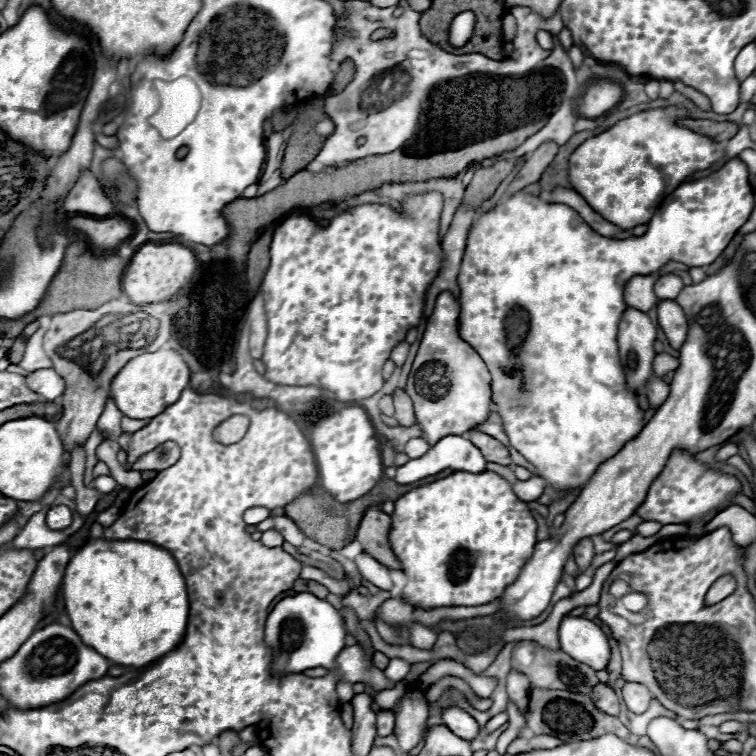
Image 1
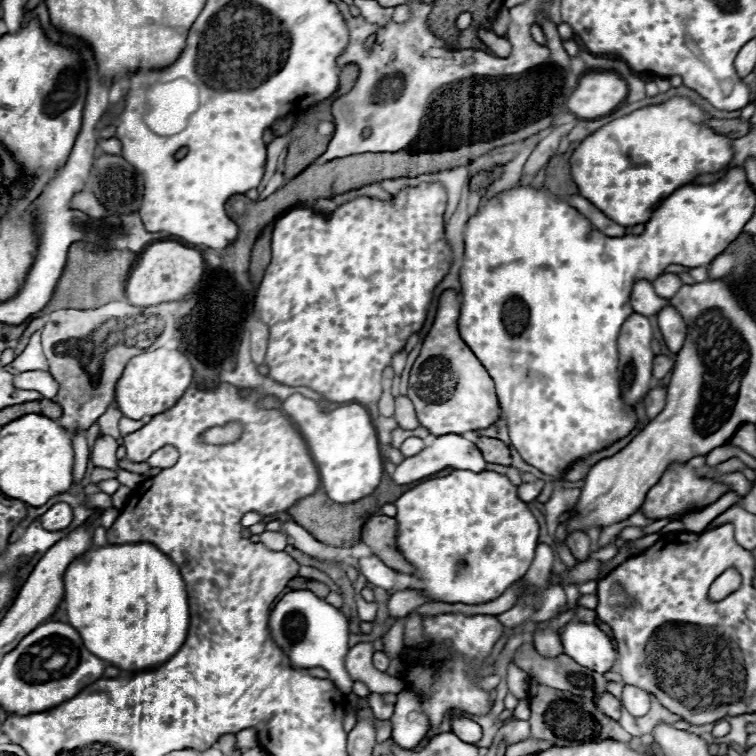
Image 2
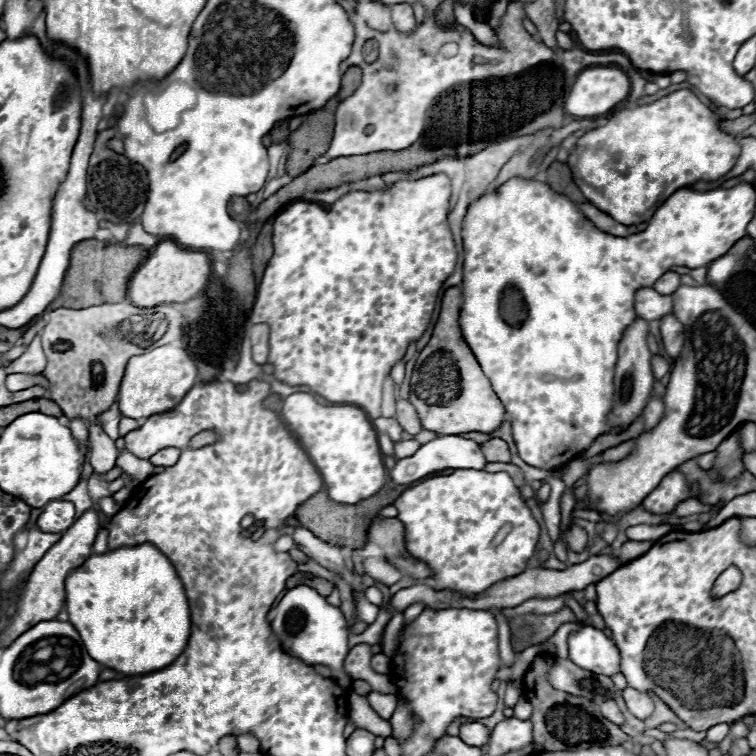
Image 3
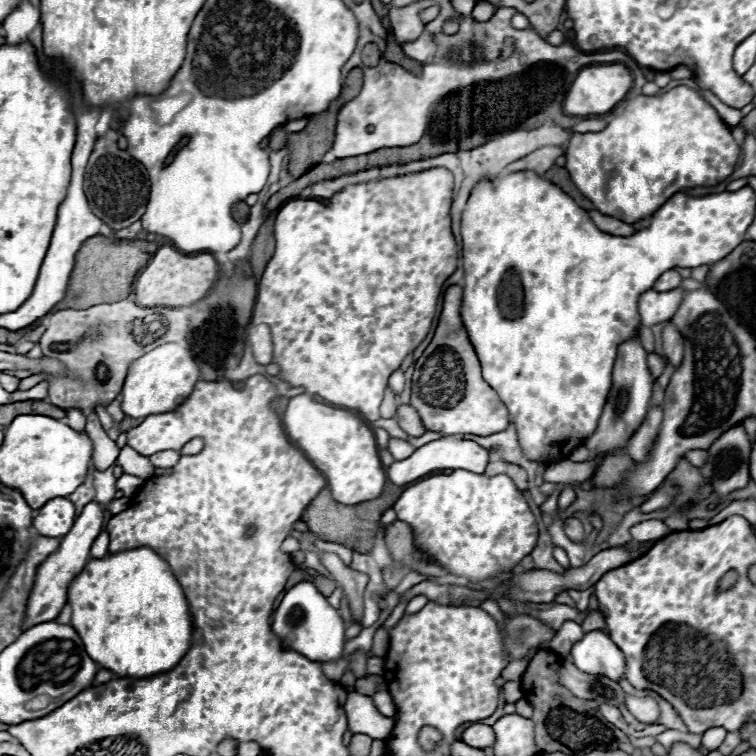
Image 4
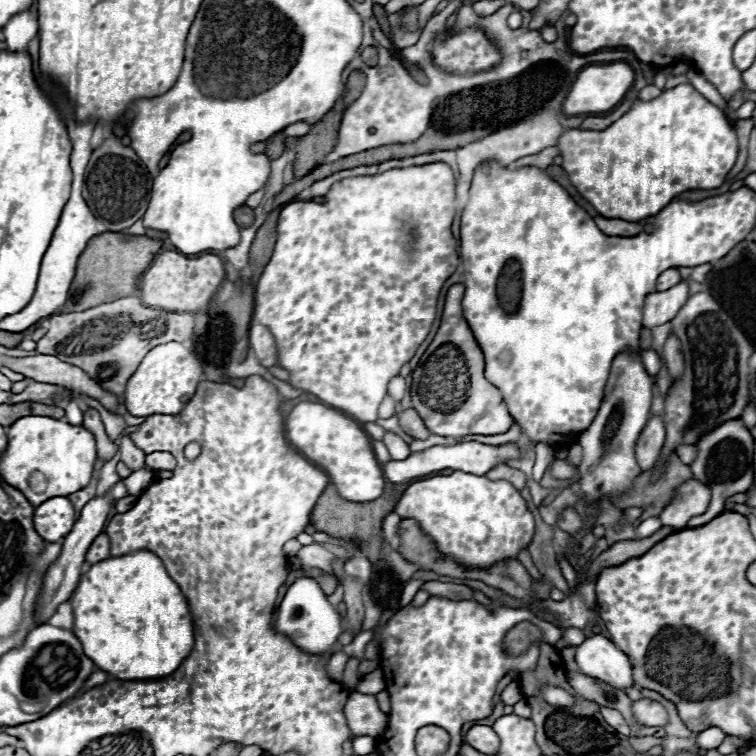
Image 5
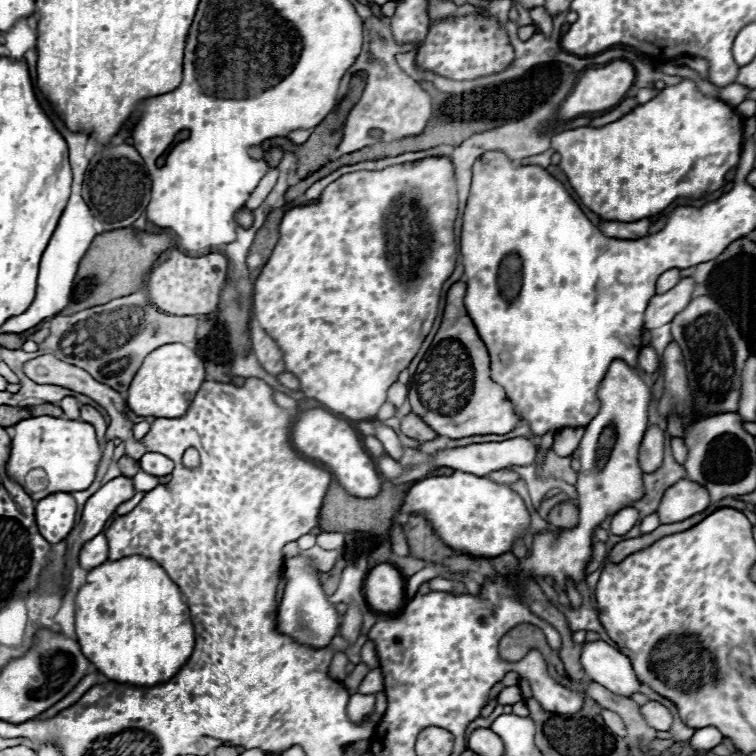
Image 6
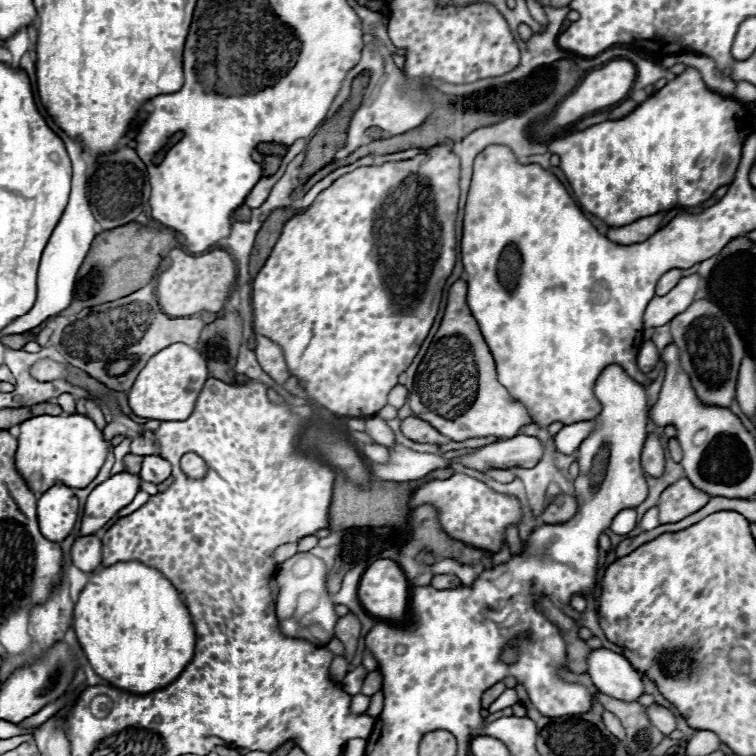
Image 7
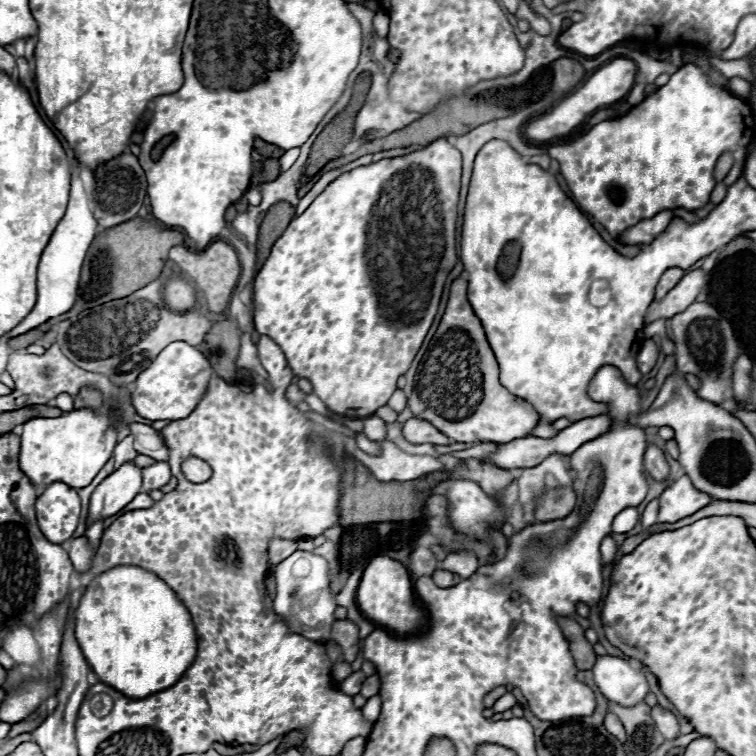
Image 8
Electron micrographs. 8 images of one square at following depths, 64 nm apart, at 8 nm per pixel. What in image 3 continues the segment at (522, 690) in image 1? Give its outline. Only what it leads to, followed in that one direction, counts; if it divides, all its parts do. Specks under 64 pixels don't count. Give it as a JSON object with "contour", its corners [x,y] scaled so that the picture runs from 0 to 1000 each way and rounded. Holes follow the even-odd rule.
{"contour":[[[648,804],[648,810],[653,812],[656,823],[659,823],[659,839],[661,839],[661,870],[664,870],[664,878],[667,881],[675,881],[680,876],[680,862],[677,862],[677,854],[675,854],[675,831],[672,831],[672,820],[669,815],[664,815],[664,807],[656,807],[656,804]]]}

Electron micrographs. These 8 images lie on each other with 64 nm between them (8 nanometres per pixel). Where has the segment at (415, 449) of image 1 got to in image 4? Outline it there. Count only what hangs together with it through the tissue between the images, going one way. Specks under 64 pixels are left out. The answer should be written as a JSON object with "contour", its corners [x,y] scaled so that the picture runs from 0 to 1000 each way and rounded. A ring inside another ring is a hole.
{"contour":[[[516,579],[513,595],[516,595],[516,601],[521,603],[521,608],[534,608],[534,606],[540,606],[540,603],[548,598],[548,590],[545,590],[542,585],[537,585],[537,582]]]}

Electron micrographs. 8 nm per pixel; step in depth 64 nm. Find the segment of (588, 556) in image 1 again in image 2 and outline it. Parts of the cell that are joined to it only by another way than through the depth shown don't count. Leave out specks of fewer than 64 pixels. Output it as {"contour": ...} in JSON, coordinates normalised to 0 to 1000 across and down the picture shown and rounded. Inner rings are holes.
{"contour":[[[757,704],[749,712],[749,722],[762,735],[765,743],[772,743],[780,735],[780,712],[775,709],[775,704]]]}

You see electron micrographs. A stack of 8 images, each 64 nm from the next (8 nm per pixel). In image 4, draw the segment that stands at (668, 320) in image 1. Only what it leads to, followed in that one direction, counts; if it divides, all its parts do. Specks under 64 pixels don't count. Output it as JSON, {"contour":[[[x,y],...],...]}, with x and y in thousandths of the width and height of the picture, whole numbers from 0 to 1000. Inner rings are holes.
{"contour":[[[881,426],[876,447],[878,447],[878,471],[881,471],[884,481],[897,487],[902,479],[902,444],[889,426]]]}

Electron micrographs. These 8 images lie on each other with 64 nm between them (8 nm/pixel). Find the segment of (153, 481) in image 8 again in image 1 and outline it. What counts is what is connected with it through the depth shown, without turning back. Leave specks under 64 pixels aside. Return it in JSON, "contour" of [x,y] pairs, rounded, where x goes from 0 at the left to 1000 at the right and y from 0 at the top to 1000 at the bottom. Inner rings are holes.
{"contour":[[[217,585],[212,593],[190,601],[180,614],[175,614],[177,622],[217,622],[233,614],[238,606],[238,593],[228,585]]]}

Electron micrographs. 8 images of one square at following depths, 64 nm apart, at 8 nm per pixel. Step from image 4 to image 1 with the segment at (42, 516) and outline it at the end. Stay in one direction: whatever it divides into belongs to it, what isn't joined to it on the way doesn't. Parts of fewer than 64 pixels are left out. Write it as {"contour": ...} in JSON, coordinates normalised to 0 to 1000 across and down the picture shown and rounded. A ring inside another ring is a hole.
{"contour":[[[71,669],[61,677],[61,693],[69,701],[85,701],[95,693],[95,677],[90,669]]]}

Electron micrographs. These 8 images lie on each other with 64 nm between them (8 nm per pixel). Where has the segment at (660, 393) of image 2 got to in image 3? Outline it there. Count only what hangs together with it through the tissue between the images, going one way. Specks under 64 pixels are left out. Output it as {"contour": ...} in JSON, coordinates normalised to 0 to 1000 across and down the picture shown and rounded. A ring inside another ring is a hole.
{"contour":[[[862,524],[852,540],[852,571],[862,569],[873,558],[876,548],[878,548],[878,532]]]}

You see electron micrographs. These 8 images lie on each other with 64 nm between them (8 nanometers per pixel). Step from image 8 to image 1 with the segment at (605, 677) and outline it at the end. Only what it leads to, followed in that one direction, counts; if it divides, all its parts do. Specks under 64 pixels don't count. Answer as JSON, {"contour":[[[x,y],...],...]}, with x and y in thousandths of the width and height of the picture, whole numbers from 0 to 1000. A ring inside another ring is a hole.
{"contour":[[[746,815],[741,825],[741,854],[749,865],[786,886],[802,886],[807,852],[794,828],[767,815]]]}

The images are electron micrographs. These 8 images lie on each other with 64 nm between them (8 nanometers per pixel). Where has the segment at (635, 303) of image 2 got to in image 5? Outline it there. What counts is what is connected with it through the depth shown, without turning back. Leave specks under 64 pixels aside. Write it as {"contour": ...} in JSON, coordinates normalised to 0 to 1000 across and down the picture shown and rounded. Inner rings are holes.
{"contour":[[[907,370],[889,378],[881,386],[857,389],[852,399],[852,431],[865,434],[886,426],[897,415],[897,410],[910,399],[910,394],[913,386]]]}

